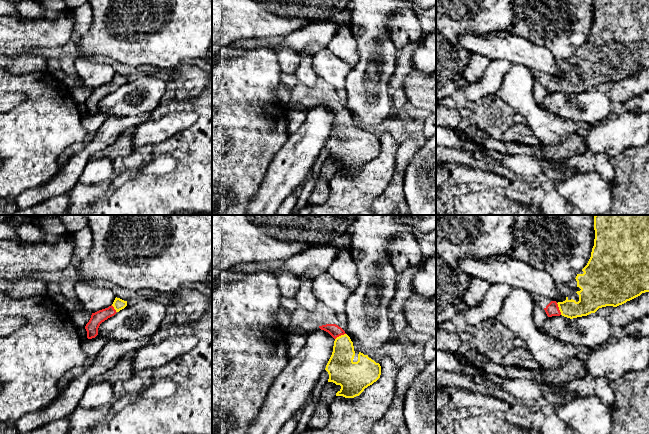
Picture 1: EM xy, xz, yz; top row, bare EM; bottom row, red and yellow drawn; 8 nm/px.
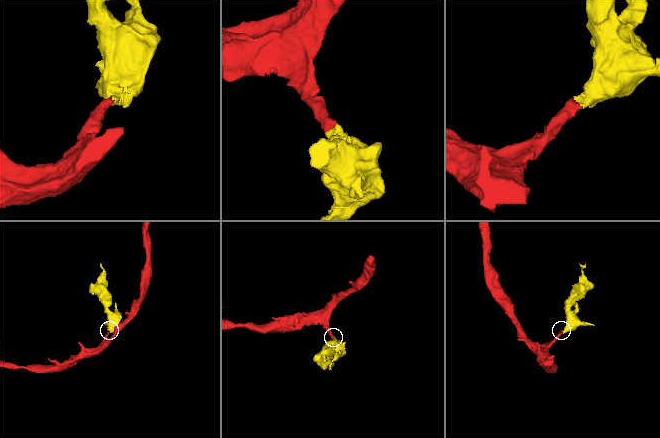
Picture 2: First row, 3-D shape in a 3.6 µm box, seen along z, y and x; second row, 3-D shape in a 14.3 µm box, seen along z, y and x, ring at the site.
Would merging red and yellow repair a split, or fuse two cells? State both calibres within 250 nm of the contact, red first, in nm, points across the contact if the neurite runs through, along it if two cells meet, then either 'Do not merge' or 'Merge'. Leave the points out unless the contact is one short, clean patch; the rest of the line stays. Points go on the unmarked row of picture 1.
Thickness 110 nm (red) against 170 nm. Path across: yz (552, 85), (558, 85), (579, 85), (588, 79). Merge

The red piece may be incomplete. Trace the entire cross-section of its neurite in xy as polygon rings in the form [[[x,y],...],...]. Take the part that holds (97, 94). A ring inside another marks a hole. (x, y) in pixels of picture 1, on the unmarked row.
[[[116,73],[111,82],[92,89],[89,98],[85,102],[85,105],[87,107],[87,114],[95,114],[98,111],[98,104],[100,100],[108,94],[114,92],[117,88],[124,85],[126,82],[127,77]]]

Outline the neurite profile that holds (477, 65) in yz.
[[[471,54],[469,62],[464,69],[464,79],[469,83],[475,83],[482,79],[491,60],[478,54]]]

